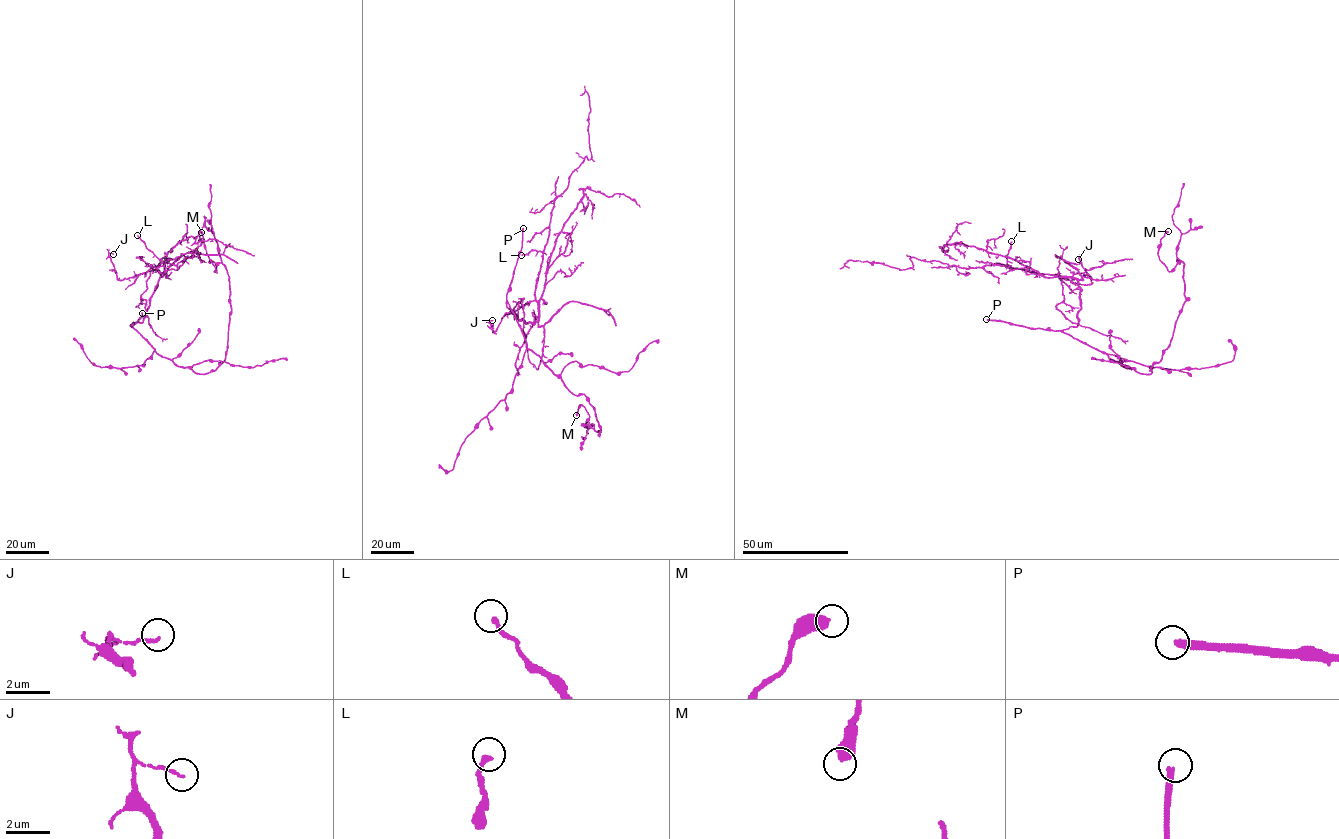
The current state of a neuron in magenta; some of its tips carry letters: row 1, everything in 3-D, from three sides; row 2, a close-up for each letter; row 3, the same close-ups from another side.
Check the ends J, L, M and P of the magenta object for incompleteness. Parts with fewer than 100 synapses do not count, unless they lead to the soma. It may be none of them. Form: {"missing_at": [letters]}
{"missing_at": ["P"]}

